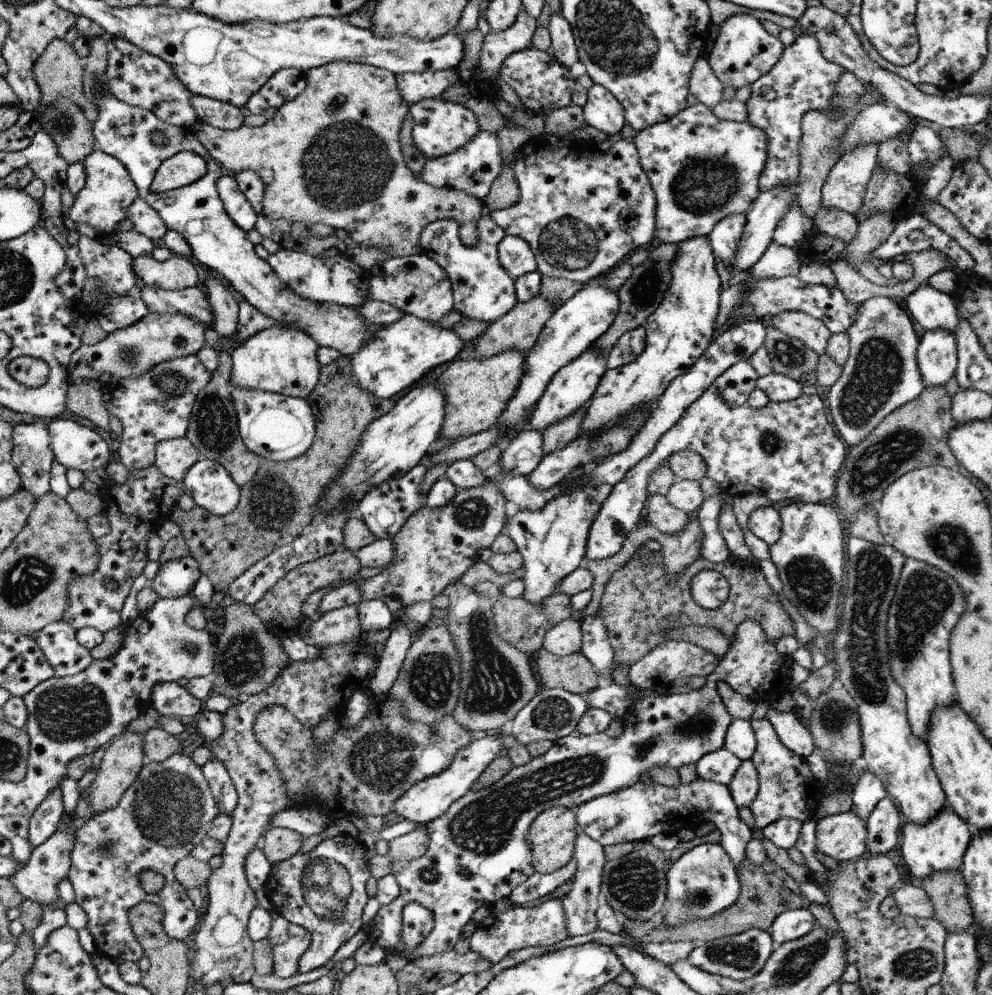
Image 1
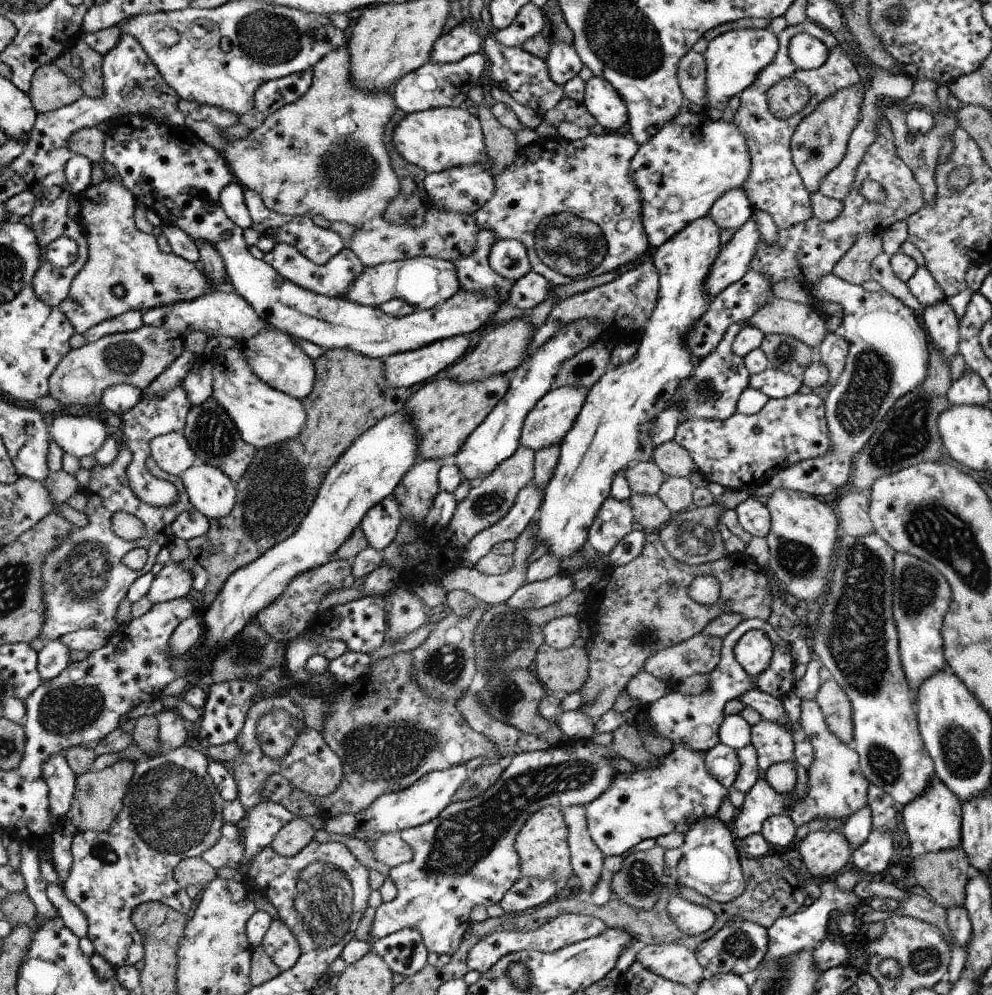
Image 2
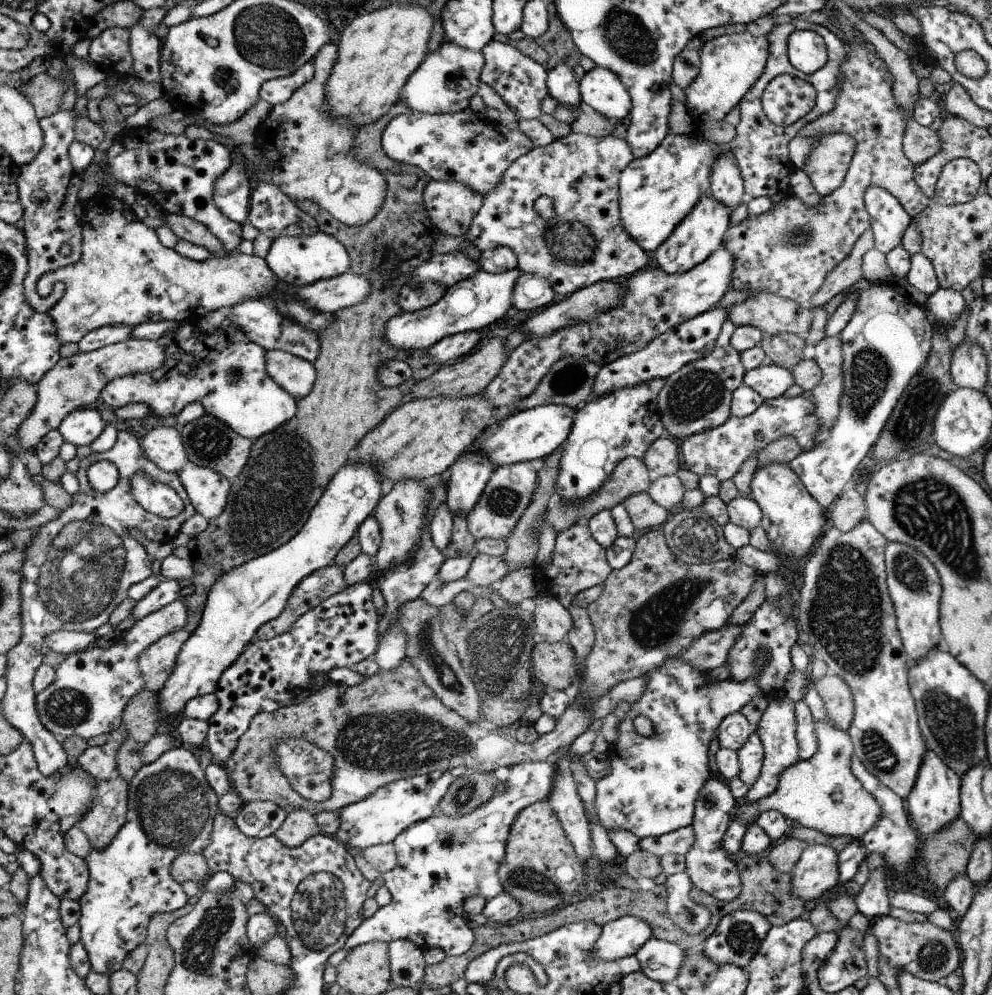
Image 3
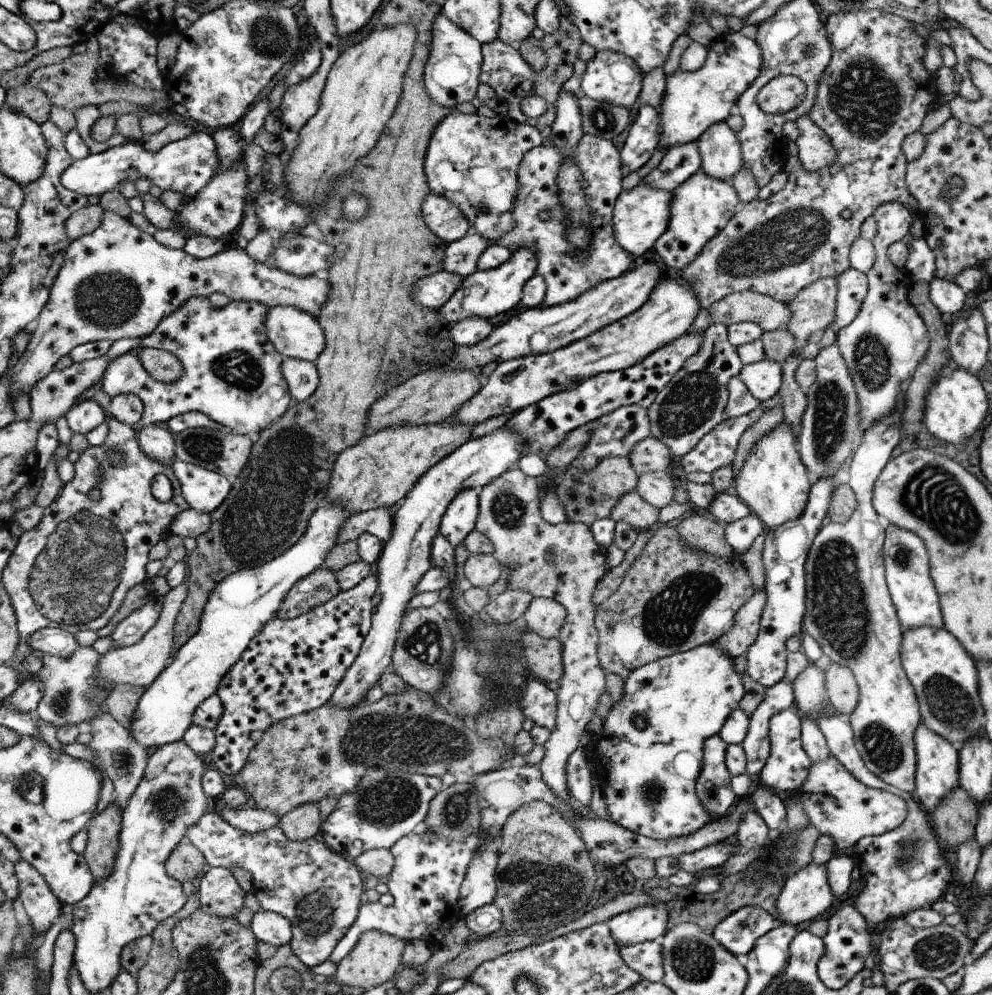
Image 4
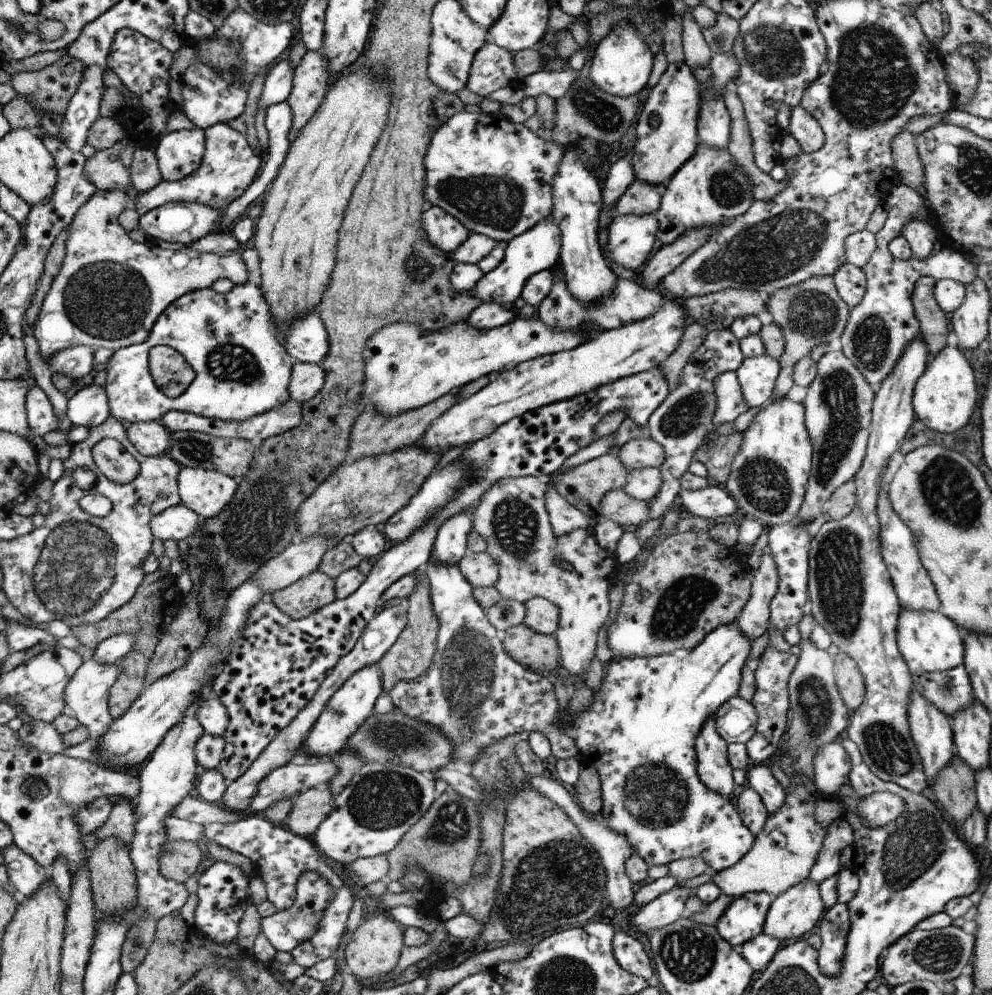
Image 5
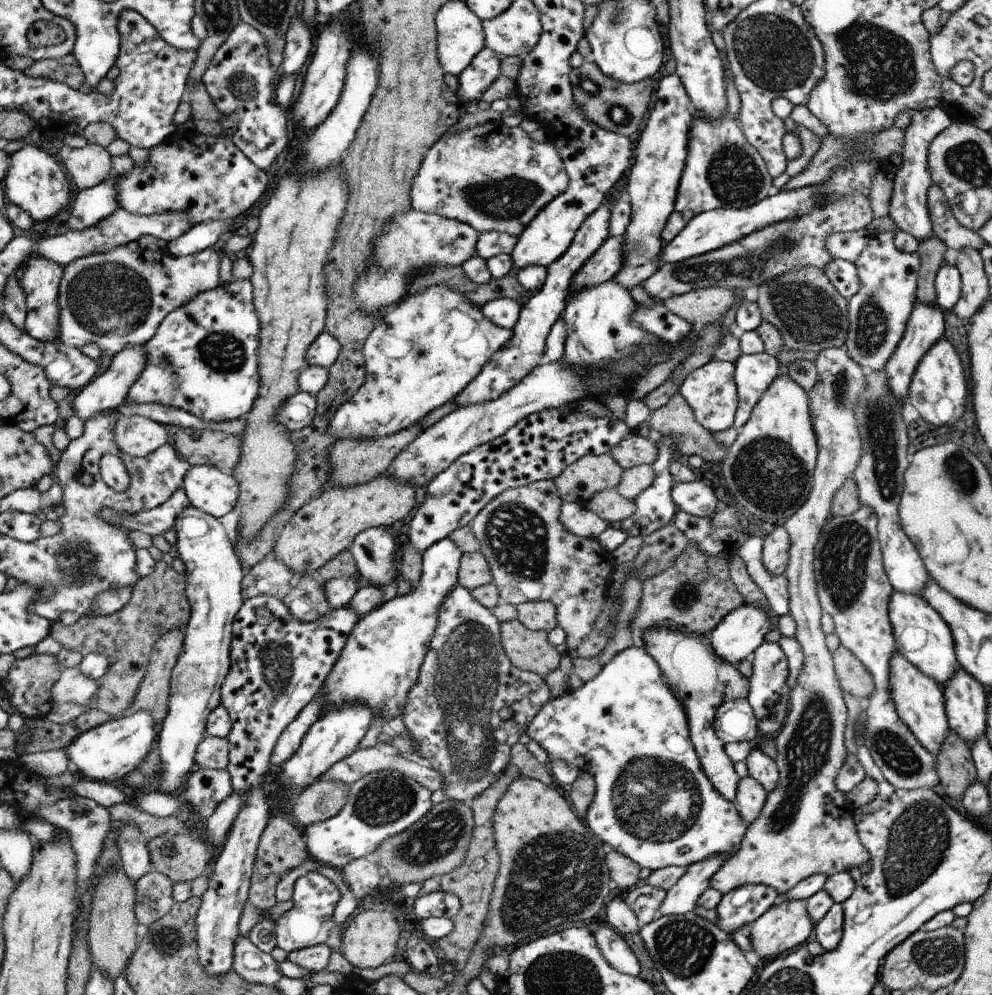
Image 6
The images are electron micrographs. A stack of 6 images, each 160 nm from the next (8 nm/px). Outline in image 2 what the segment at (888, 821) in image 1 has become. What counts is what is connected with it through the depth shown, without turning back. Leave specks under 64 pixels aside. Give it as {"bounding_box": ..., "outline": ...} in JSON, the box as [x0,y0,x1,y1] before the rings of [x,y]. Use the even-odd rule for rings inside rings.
{"bounding_box":[850,831,894,877],"outline":[[[871,831],[869,837],[852,854],[850,866],[872,877],[887,877],[894,846],[893,833]]]}

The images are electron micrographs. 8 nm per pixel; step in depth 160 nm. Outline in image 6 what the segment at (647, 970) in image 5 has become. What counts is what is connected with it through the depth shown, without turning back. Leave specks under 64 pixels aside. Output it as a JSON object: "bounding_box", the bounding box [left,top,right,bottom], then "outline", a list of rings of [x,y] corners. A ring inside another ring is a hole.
{"bounding_box":[592,926,641,977],"outline":[[[593,926],[592,932],[604,960],[624,974],[640,977],[641,966],[638,958],[628,946],[626,940],[612,928]]]}

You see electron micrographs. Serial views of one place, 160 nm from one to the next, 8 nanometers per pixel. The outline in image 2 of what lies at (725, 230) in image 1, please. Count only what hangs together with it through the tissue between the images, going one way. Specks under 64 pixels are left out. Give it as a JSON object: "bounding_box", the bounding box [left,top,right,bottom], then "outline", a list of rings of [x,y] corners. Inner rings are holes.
{"bounding_box":[709,189,753,230],"outline":[[[730,189],[714,201],[709,215],[720,230],[738,230],[751,218],[753,209],[743,189]]]}

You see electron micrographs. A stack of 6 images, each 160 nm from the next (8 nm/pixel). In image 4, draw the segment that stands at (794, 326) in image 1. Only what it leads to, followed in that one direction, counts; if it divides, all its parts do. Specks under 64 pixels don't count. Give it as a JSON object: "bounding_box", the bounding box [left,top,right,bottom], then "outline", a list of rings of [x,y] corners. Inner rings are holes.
{"bounding_box":[709,290,792,332],"outline":[[[750,290],[734,292],[709,308],[713,324],[720,322],[728,327],[751,321],[758,324],[763,332],[786,328],[792,318],[788,304]]]}

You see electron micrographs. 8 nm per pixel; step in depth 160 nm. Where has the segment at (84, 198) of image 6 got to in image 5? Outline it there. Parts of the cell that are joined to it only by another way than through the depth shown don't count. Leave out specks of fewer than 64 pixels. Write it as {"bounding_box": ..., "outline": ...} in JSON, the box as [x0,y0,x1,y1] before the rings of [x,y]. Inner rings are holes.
{"bounding_box":[31,190,256,366],"outline":[[[98,190],[74,216],[65,244],[65,258],[58,276],[52,280],[48,294],[44,296],[40,315],[32,327],[31,334],[38,342],[42,360],[50,366],[50,358],[56,352],[80,345],[116,350],[131,345],[143,344],[152,334],[162,314],[187,293],[210,288],[221,278],[229,279],[234,285],[256,279],[246,270],[240,254],[218,256],[213,253],[196,252],[190,246],[178,251],[161,248],[155,241],[144,244],[134,242],[129,233],[120,226],[118,216],[127,208],[127,198],[120,190]]]}

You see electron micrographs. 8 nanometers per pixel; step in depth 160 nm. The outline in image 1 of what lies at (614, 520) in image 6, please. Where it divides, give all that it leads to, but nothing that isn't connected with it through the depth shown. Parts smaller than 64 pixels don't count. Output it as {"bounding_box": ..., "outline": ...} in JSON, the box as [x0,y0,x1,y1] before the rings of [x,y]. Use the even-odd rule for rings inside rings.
{"bounding_box":[644,495,691,535],"outline":[[[649,495],[644,513],[644,521],[652,523],[658,530],[669,535],[680,532],[691,516],[674,508],[664,495]]]}

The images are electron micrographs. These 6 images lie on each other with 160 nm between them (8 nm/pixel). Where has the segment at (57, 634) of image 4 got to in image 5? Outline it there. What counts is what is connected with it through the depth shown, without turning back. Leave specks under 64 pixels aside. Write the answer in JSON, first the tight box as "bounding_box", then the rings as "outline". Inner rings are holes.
{"bounding_box":[9,621,58,653],"outline":[[[9,621],[9,644],[11,653],[26,651],[31,646],[44,646],[45,650],[58,647],[56,638],[50,634],[48,628],[36,628],[36,626],[24,626],[15,621]]]}

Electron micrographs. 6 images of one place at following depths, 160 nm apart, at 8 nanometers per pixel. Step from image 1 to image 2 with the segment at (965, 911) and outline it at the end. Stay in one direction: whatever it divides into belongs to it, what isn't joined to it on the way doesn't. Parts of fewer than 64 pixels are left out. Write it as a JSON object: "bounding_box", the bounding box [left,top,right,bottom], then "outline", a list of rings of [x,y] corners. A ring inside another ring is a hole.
{"bounding_box":[914,842,971,910],"outline":[[[961,842],[950,848],[950,852],[929,852],[914,860],[918,884],[946,910],[965,904],[965,888],[971,871]]]}

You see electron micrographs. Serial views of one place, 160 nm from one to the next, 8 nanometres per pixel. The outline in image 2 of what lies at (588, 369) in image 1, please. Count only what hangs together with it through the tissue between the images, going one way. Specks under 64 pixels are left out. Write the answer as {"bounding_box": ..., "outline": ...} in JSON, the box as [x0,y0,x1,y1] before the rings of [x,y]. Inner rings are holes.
{"bounding_box":[519,387,587,452],"outline":[[[562,387],[548,391],[526,415],[519,438],[519,446],[534,452],[559,445],[564,435],[572,428],[587,397],[587,390],[578,387]]]}

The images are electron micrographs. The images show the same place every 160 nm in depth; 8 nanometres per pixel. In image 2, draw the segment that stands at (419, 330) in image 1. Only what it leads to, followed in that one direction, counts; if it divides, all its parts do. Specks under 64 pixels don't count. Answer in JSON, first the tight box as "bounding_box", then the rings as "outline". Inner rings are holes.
{"bounding_box":[382,335,468,388],"outline":[[[467,335],[453,336],[415,351],[382,359],[387,381],[394,388],[410,388],[414,384],[426,382],[459,361],[468,352],[468,342]]]}

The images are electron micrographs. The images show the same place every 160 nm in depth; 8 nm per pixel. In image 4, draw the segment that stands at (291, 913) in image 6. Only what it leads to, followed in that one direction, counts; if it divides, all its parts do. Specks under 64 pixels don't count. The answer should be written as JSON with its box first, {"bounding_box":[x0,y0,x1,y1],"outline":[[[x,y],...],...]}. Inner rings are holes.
{"bounding_box":[249,911,292,947],"outline":[[[272,911],[256,912],[249,928],[251,932],[254,932],[257,941],[266,942],[276,947],[289,944],[292,940],[292,924],[284,916]]]}

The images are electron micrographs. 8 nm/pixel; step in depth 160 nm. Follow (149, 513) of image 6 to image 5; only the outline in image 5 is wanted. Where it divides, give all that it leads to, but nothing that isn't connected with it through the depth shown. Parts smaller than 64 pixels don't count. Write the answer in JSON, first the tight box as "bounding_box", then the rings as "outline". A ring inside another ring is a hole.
{"bounding_box":[150,503,204,540],"outline":[[[182,503],[160,512],[150,520],[150,529],[154,539],[166,540],[187,540],[200,528],[204,519],[195,514],[190,508]]]}

